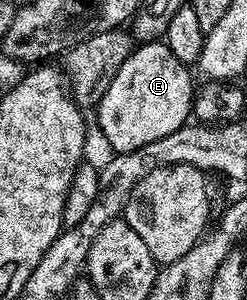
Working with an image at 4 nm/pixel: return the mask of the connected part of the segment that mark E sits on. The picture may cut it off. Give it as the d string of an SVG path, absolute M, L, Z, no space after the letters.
M164 40L138 44L121 64L101 100L95 106L97 125L113 153L139 151L163 135L179 131L193 112L195 84L190 66L185 65L165 46Z

